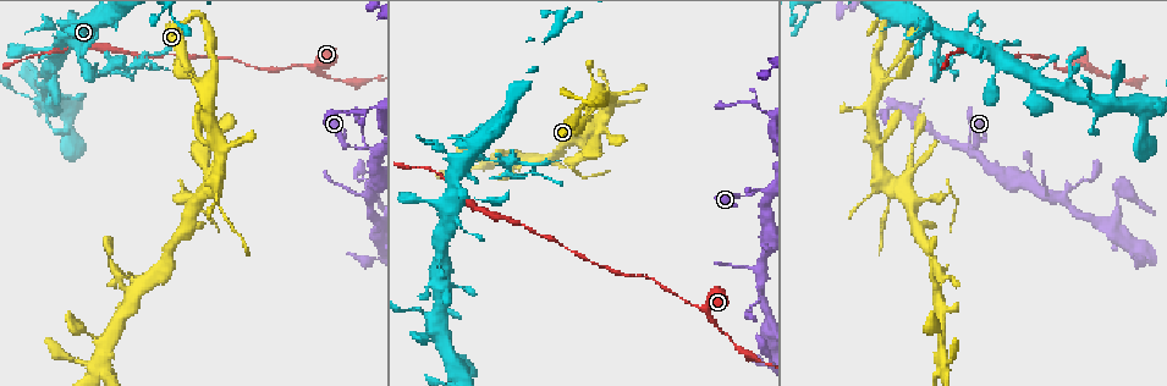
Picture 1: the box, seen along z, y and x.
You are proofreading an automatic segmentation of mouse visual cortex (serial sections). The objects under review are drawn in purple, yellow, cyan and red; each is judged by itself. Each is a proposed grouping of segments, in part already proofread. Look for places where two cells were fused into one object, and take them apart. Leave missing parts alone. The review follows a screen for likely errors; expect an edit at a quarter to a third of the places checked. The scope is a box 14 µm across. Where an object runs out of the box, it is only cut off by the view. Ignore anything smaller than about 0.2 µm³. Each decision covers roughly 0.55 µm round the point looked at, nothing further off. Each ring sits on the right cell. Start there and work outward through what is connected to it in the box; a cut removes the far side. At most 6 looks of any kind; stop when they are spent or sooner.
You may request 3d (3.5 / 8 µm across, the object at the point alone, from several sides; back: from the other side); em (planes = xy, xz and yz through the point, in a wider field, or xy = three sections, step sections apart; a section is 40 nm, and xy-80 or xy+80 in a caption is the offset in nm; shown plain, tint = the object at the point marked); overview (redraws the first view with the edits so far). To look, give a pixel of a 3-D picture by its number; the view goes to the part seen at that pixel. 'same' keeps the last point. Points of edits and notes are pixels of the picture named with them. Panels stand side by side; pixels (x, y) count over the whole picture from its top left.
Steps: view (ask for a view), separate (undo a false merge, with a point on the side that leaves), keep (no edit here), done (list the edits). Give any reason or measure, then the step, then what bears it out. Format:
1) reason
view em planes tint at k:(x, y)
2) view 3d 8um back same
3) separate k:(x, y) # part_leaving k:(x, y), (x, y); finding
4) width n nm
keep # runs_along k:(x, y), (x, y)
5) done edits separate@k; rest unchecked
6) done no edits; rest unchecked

sudden change in width
view 3d 3.5um at 1:(607, 111)

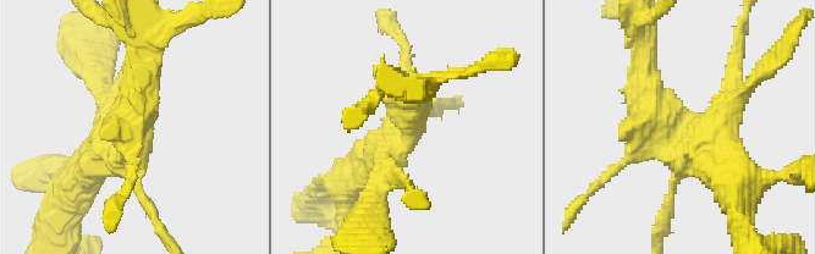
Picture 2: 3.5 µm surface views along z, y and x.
keep # runs_along 2:(644, 72), (646, 99), (732, 185); all the same cell

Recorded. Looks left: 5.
a narrow waist
view 3d 3.5um at 1:(938, 75)

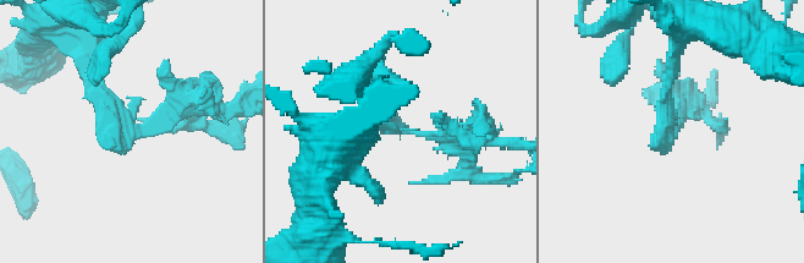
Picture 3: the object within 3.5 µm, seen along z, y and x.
view em xy step 5 plain at 3:(675, 130)

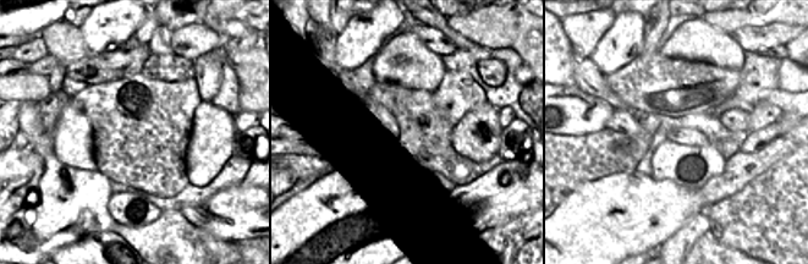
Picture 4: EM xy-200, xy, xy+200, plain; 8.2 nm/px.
view em xy step 5 tint same

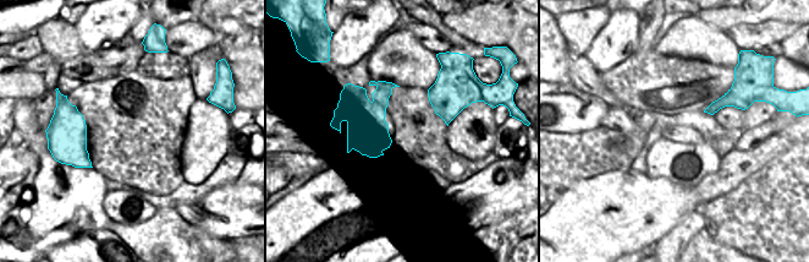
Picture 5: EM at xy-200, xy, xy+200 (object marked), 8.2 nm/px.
separate 3:(185, 118) # part_leaving 3:(142, 129), (179, 105), (243, 109); a second cell is stuck on

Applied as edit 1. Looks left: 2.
done edits separate@3; rest unchecked

